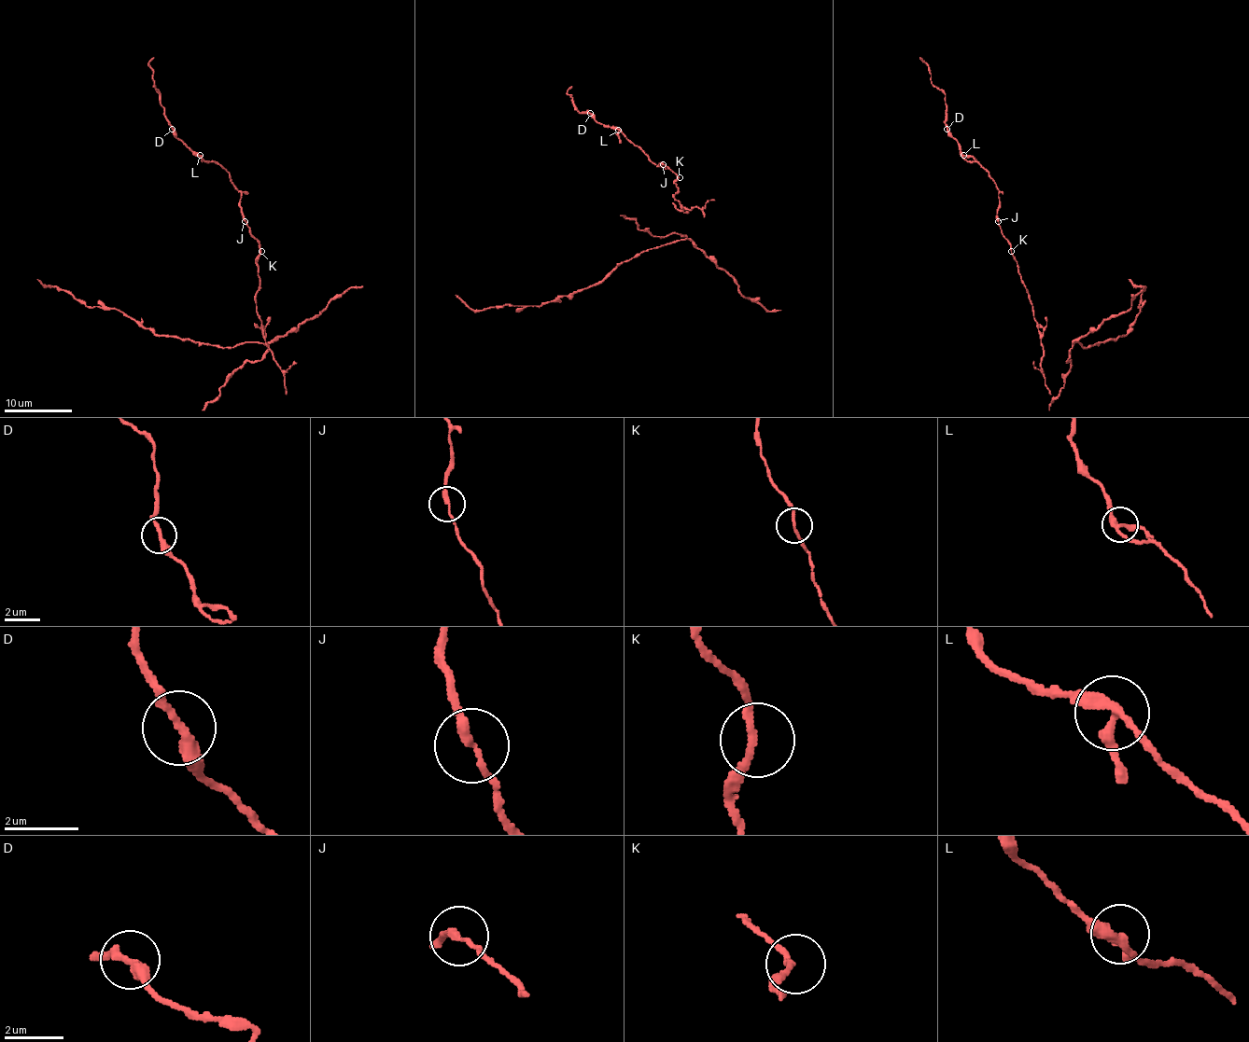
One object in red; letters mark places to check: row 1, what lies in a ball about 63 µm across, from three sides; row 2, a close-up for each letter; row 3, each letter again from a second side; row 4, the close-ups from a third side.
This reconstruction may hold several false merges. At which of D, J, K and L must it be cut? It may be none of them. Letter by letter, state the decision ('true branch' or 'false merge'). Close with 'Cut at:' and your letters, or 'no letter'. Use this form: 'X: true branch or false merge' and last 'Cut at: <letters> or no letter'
D: true branch
J: true branch
K: true branch
L: true branch
Cut at: no letter

